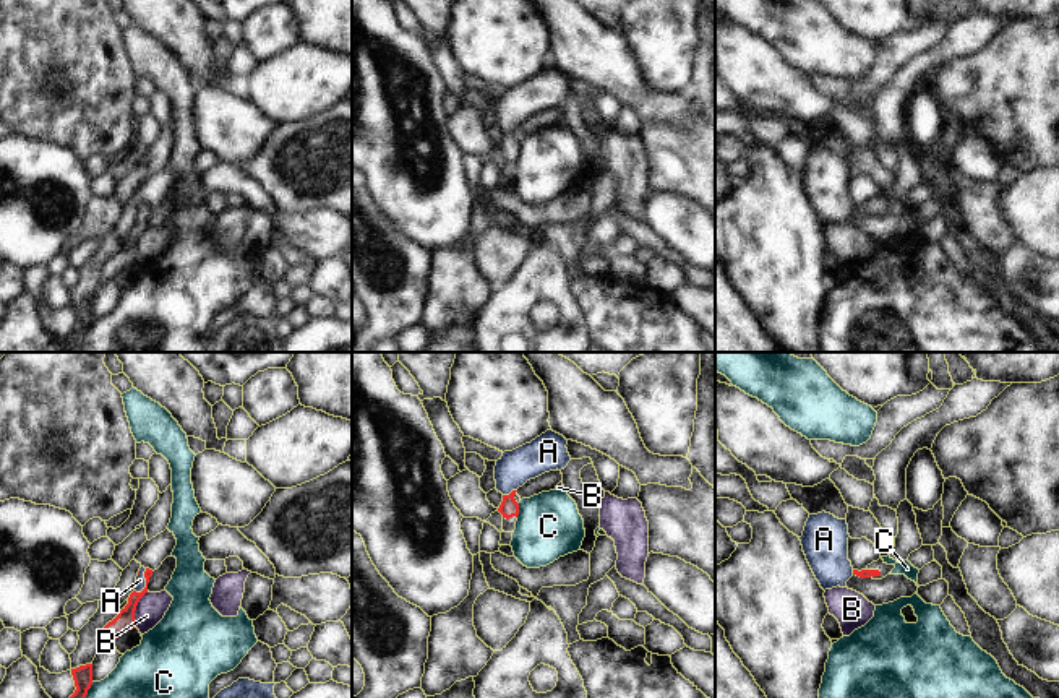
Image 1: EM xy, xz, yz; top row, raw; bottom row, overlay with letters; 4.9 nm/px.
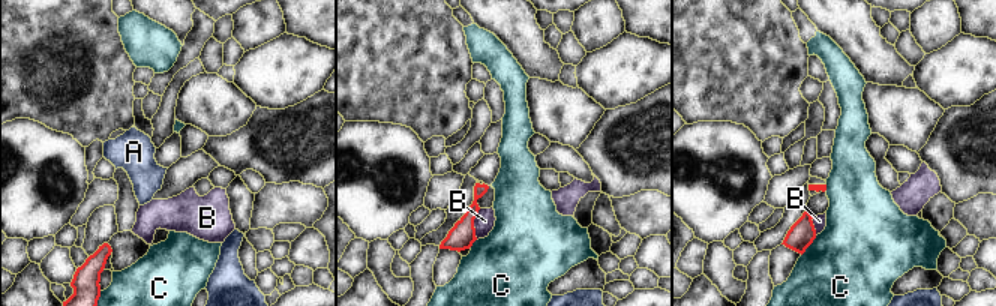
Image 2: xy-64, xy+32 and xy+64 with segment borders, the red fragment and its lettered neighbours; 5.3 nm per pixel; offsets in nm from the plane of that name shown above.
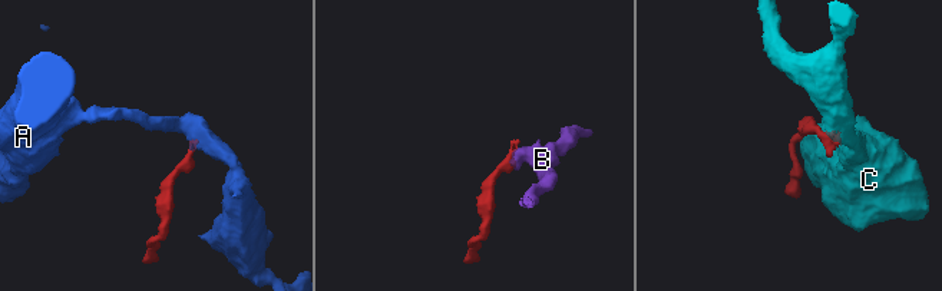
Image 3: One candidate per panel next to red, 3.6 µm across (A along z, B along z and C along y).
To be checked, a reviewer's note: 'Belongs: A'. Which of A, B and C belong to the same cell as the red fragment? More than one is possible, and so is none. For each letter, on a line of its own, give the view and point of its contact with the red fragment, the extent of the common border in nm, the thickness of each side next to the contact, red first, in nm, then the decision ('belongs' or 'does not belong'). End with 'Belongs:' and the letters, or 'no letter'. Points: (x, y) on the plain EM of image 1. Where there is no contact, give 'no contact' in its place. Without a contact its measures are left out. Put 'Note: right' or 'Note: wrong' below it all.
A: contact xy (146, 218); length 140 nm; calibres 100 and 50 nm; belongs
B: contact xy (135, 245); length 200 nm; calibres 100 and 140 nm; does not belong
C: contact xz (518, 146); length 70 nm; calibres 90 and 320 nm; does not belong
Belongs: A
Note: right

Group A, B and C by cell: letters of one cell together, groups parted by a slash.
A / B / C

